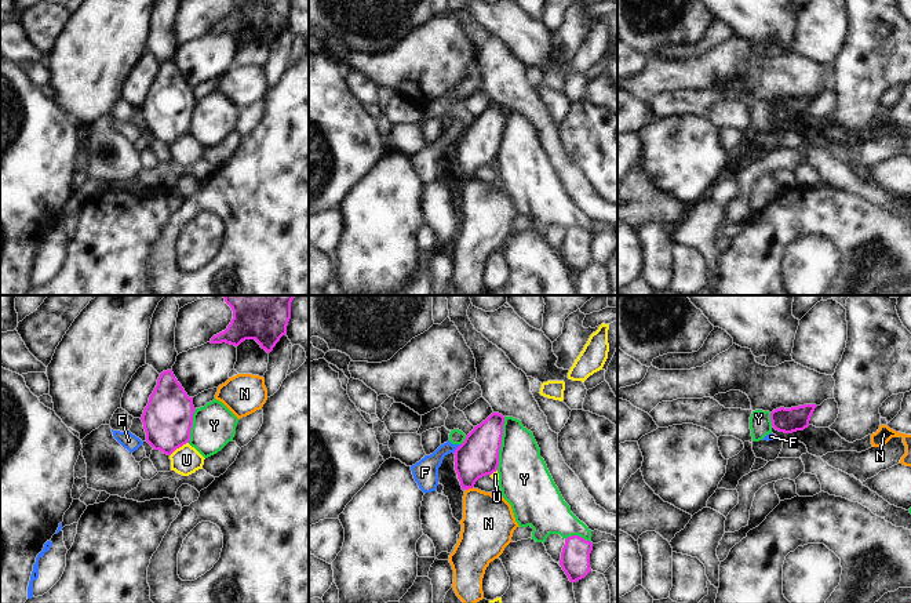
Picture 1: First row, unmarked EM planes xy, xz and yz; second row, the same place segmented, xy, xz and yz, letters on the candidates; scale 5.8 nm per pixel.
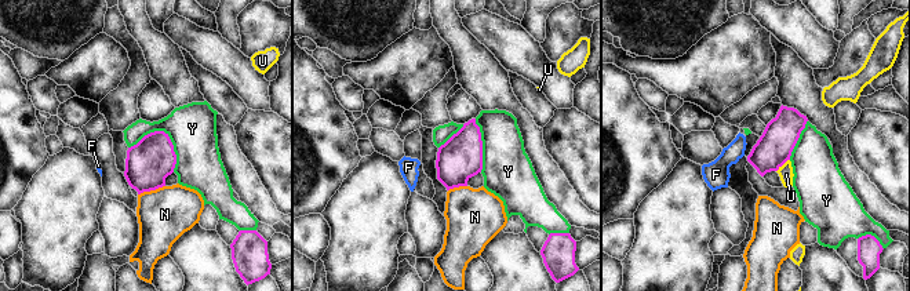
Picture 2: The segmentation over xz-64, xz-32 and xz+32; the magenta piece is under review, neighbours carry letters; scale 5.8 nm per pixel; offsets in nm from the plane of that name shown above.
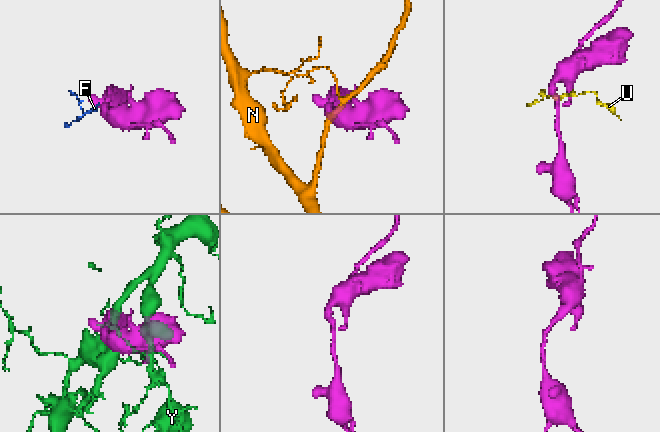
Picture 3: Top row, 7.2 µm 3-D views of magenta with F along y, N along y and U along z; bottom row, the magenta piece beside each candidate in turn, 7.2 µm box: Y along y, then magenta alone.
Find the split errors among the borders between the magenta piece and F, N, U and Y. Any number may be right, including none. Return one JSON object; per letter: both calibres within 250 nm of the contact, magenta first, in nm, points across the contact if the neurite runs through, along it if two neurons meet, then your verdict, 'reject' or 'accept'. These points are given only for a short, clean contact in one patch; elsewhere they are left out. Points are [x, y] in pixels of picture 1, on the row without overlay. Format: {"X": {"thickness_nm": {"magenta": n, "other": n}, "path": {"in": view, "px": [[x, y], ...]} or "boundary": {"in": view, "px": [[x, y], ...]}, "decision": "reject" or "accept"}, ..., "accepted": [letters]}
{"F": {"thickness_nm": {"magenta": 240, "other": 150}, "boundary": {"in": "xz", "px": [[461, 135], [454, 144]]}, "decision": "reject"}, "N": {"thickness_nm": {"magenta": 240, "other": 300}, "boundary": {"in": "xz", "px": [[473, 177], [466, 181]]}, "decision": "reject"}, "U": {"thickness_nm": {"magenta": 280, "other": 170}, "decision": "reject"}, "Y": {"thickness_nm": {"magenta": 240, "other": 300}, "decision": "reject"}, "accepted": []}

